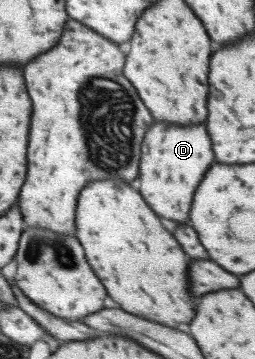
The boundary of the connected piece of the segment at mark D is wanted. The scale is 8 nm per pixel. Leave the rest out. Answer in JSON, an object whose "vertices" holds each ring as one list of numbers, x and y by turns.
{"vertices":[[154,122,144,134,139,160,138,194,148,208,166,220,186,224,192,192,202,180,206,168,214,162,204,126,164,126,162,122]]}

